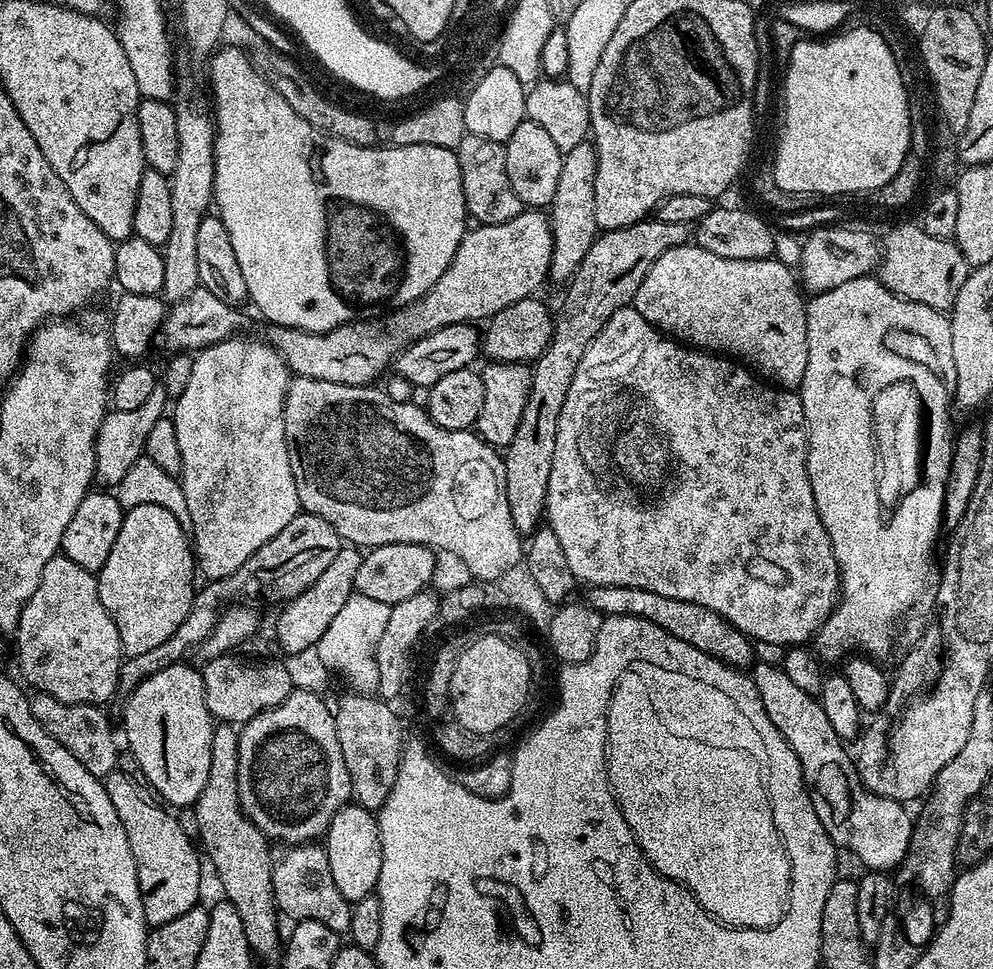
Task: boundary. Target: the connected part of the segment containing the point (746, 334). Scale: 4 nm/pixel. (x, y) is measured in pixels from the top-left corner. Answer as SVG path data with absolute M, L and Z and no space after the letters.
M694 242L675 244L642 278L634 306L661 332L701 350L739 358L761 377L771 378L781 389L792 390L806 368L808 314L793 269L791 272L776 259L718 258L718 254L710 254Z

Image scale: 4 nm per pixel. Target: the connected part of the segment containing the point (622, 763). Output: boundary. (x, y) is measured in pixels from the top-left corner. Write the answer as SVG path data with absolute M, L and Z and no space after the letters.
M634 664L627 668L620 680L616 684L616 689L612 691L612 701L608 704L608 783L612 786L612 793L616 795L616 804L622 810L622 814L626 818L626 822L630 826L630 830L634 834L636 844L644 851L645 858L656 871L664 876L669 876L678 884L683 884L696 901L703 906L710 916L715 916L717 921L723 922L734 928L769 928L774 926L784 917L784 909L788 907L788 891L792 885L792 871L790 870L790 862L788 855L784 849L783 842L780 841L778 830L774 826L774 818L772 811L768 805L768 790L766 787L766 776L764 773L763 764L764 747L762 746L762 738L758 738L758 730L754 730L752 723L746 719L746 714L742 714L742 710L738 710L738 706L734 706L734 702L730 698L726 698L726 694L722 694L722 690L714 690L714 686L706 686L706 682L698 682L698 678L686 678L686 674L682 670L675 668L663 668L657 664Z

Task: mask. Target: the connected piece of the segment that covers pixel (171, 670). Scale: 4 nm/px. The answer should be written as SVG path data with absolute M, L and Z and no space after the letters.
M177 662L158 670L152 676L144 677L137 688L131 689L129 696L132 697L124 708L127 751L132 752L134 758L138 758L138 766L142 766L142 774L146 774L146 778L154 786L157 797L173 809L184 808L187 804L188 807L195 805L202 790L206 790L206 780L210 778L210 746L214 719L207 710L203 675L186 665L187 663Z

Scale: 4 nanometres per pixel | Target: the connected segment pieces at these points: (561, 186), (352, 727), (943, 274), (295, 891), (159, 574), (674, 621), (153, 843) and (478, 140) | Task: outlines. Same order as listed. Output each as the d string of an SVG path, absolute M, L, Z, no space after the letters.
M591 143L574 146L574 150L563 153L562 174L558 178L556 193L550 205L552 226L552 267L551 279L567 281L579 268L582 258L596 241L596 150Z
M372 694L352 695L356 696L342 697L340 705L334 708L338 740L342 746L342 756L346 758L346 768L350 770L355 803L361 808L378 810L386 802L396 781L400 753L406 747L404 732L389 701Z
M919 223L896 224L884 236L884 245L878 248L878 279L885 288L903 300L925 304L947 313L954 299L954 280L966 279L970 268L962 262L960 251L951 239L943 236L931 236L922 230Z
M316 842L280 844L273 847L272 885L277 909L285 917L288 915L289 921L313 920L322 922L322 926L330 926L330 930L335 932L349 933L353 905L346 898L342 898L338 885L334 883L334 874L330 874L327 847Z
M144 504L136 505L125 511L124 521L118 530L118 538L110 550L110 558L106 558L106 566L100 568L96 581L96 585L100 591L100 597L102 598L102 606L106 606L106 610L112 615L112 621L118 626L120 647L125 657L133 656L134 654L146 654L146 650L154 650L154 646L162 646L162 642L166 642L166 638L170 638L170 634L174 634L174 630L178 630L178 626L182 626L182 622L192 605L192 597L194 595L194 587L192 588L192 568L194 572L194 548L190 543L189 533L170 510L161 505Z
M592 586L587 589L586 603L606 616L637 616L654 622L654 626L662 626L674 638L682 638L682 642L690 642L690 646L718 658L723 664L741 670L753 663L753 641L744 632L740 632L726 618L714 614L714 610L706 610L706 606L698 606L698 602L682 602L678 598L666 598L666 594L654 594L654 590L638 590L630 586Z
M114 771L103 777L102 783L110 802L114 802L126 838L130 838L130 850L138 870L144 921L150 926L174 922L174 918L186 914L186 910L197 907L199 901L196 899L200 896L202 856L197 845L188 841L183 826L171 816L173 813L159 803L142 798L126 774Z
M466 134L454 151L462 174L464 207L471 219L473 216L480 224L501 224L519 214L522 205L518 194L514 194L510 186L504 144L499 139Z

